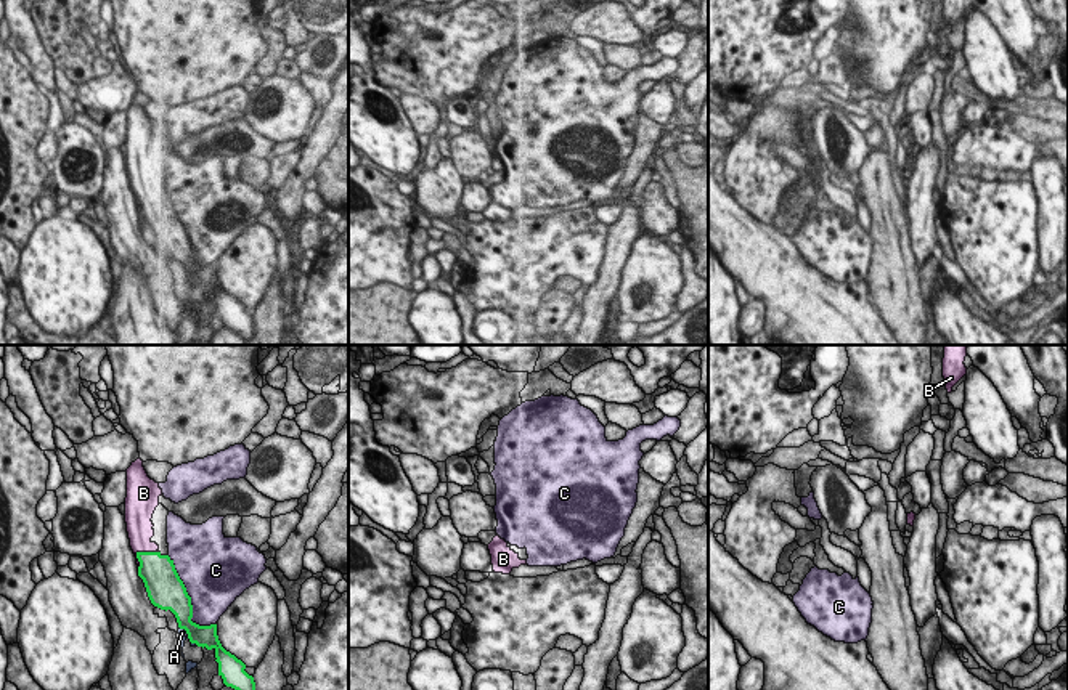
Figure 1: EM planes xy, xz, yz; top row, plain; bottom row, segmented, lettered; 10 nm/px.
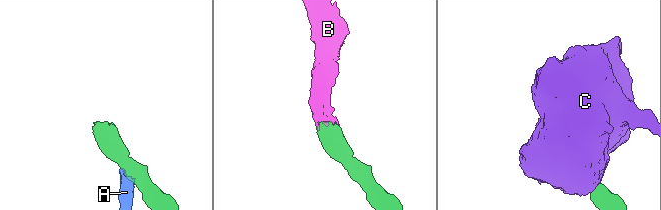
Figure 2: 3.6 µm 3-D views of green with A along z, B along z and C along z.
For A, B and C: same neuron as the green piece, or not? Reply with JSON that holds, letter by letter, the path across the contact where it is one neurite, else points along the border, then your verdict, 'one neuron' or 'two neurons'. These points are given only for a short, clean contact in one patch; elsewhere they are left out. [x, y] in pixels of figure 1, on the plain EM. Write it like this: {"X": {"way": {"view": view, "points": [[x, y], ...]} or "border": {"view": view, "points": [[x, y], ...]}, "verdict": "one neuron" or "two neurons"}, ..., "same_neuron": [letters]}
{"A": {"border": {"view": "xy", "points": [[179, 267], [187, 273]]}, "verdict": "two neurons"}, "B": {"way": {"view": "xy", "points": [[156, 211], [140, 193], [140, 170]]}, "verdict": "one neuron"}, "C": {"verdict": "two neurons"}, "same_neuron": ["B"]}

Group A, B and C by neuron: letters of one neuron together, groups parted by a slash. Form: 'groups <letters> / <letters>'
groups A C / B

